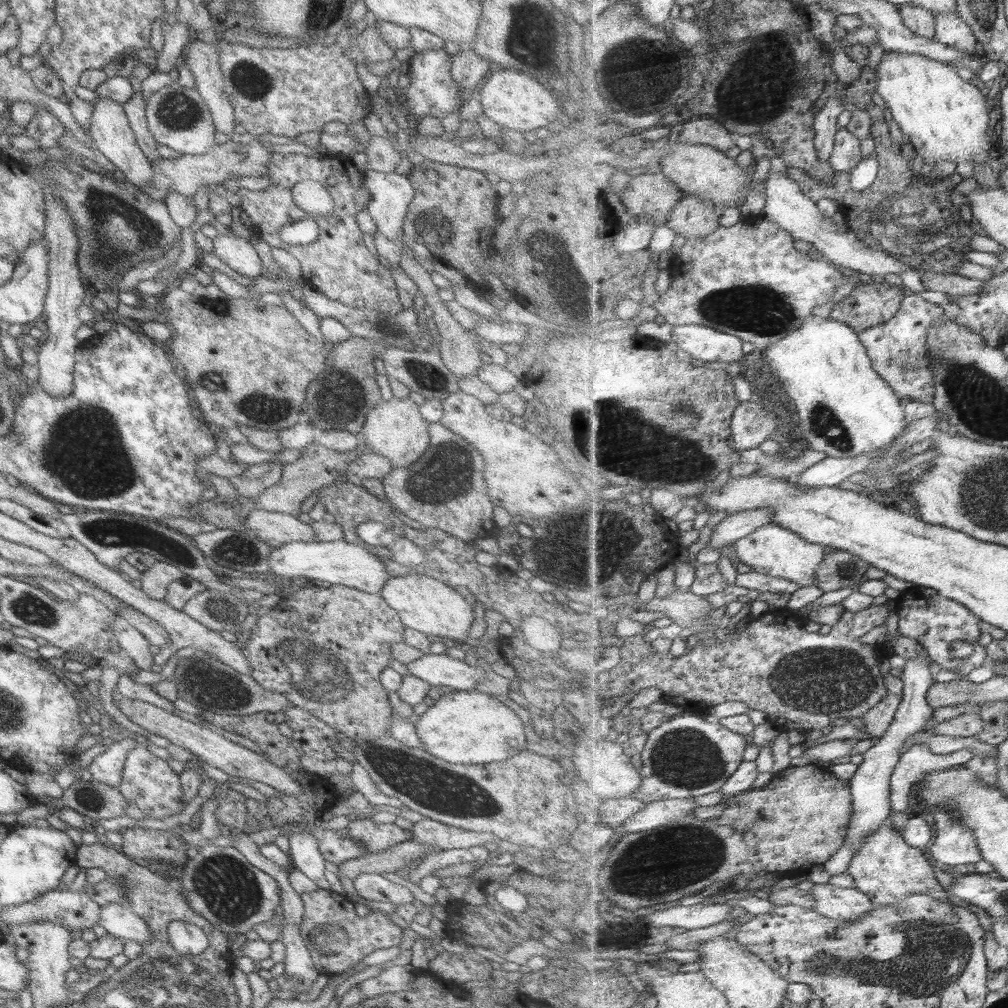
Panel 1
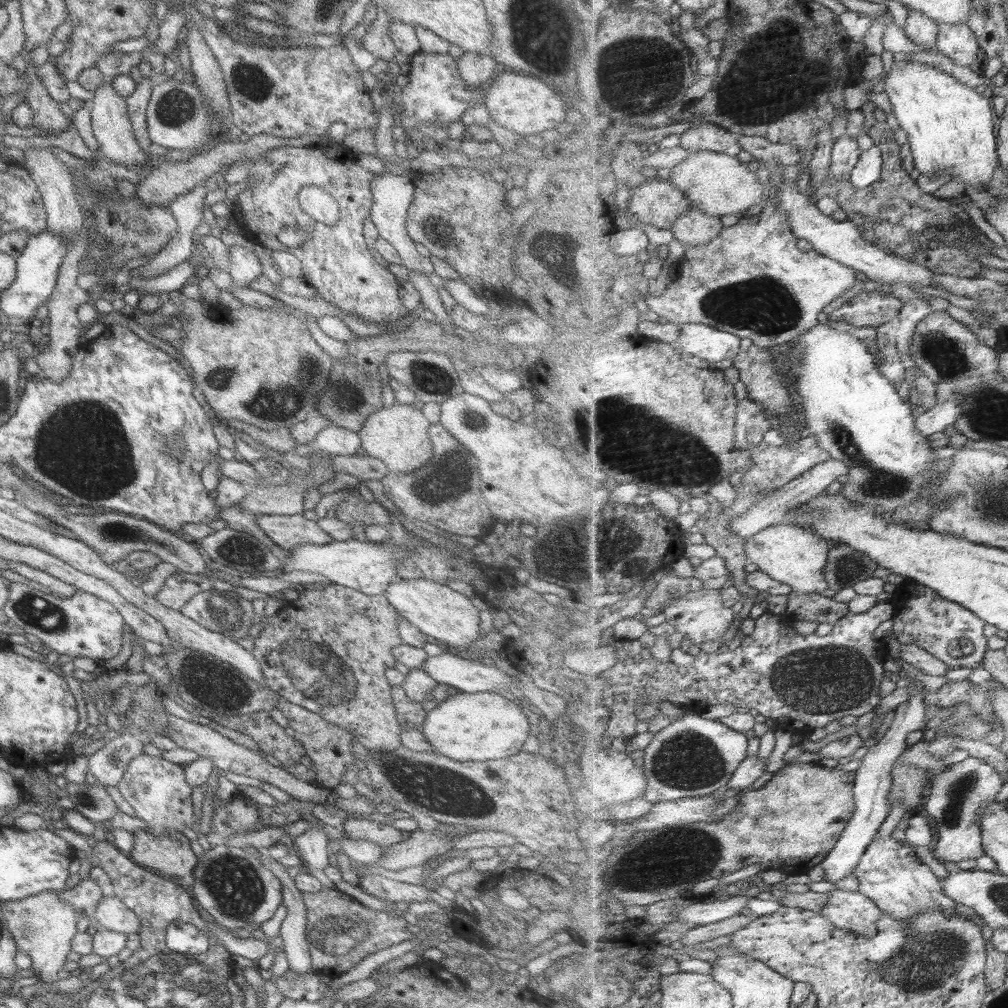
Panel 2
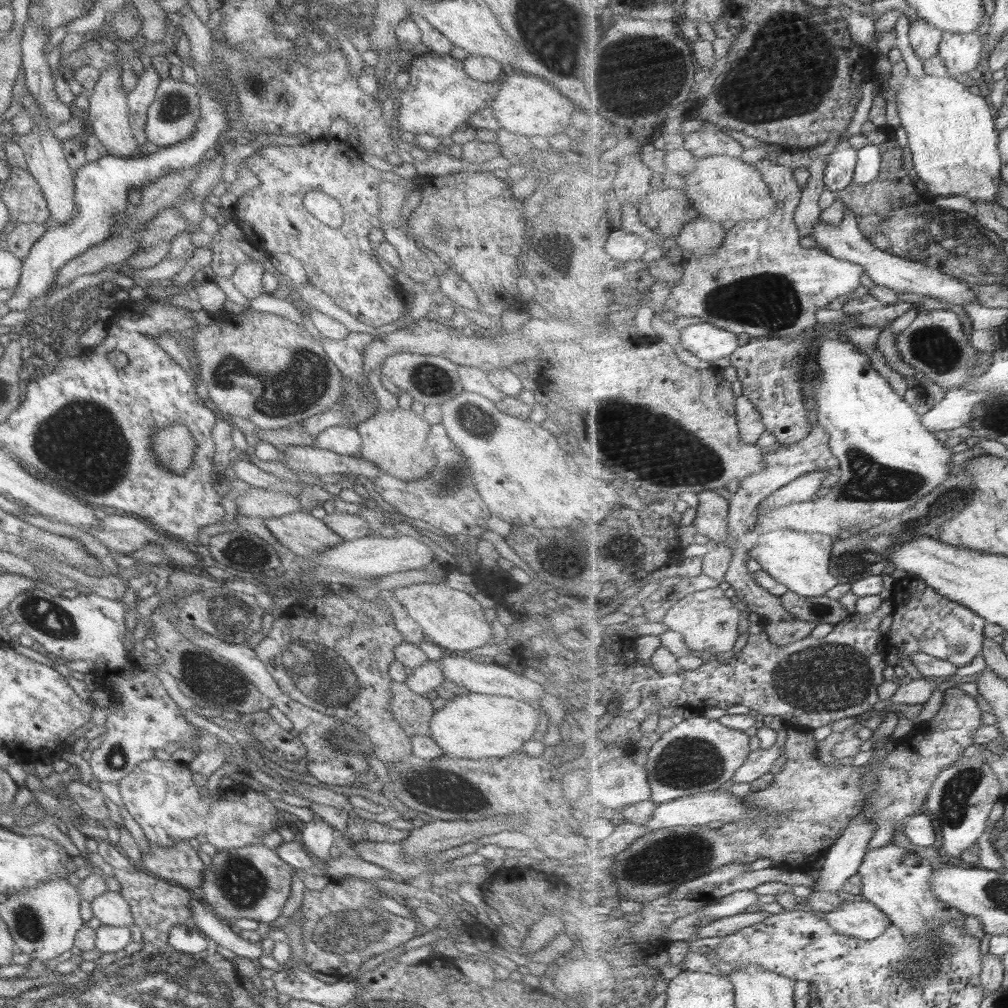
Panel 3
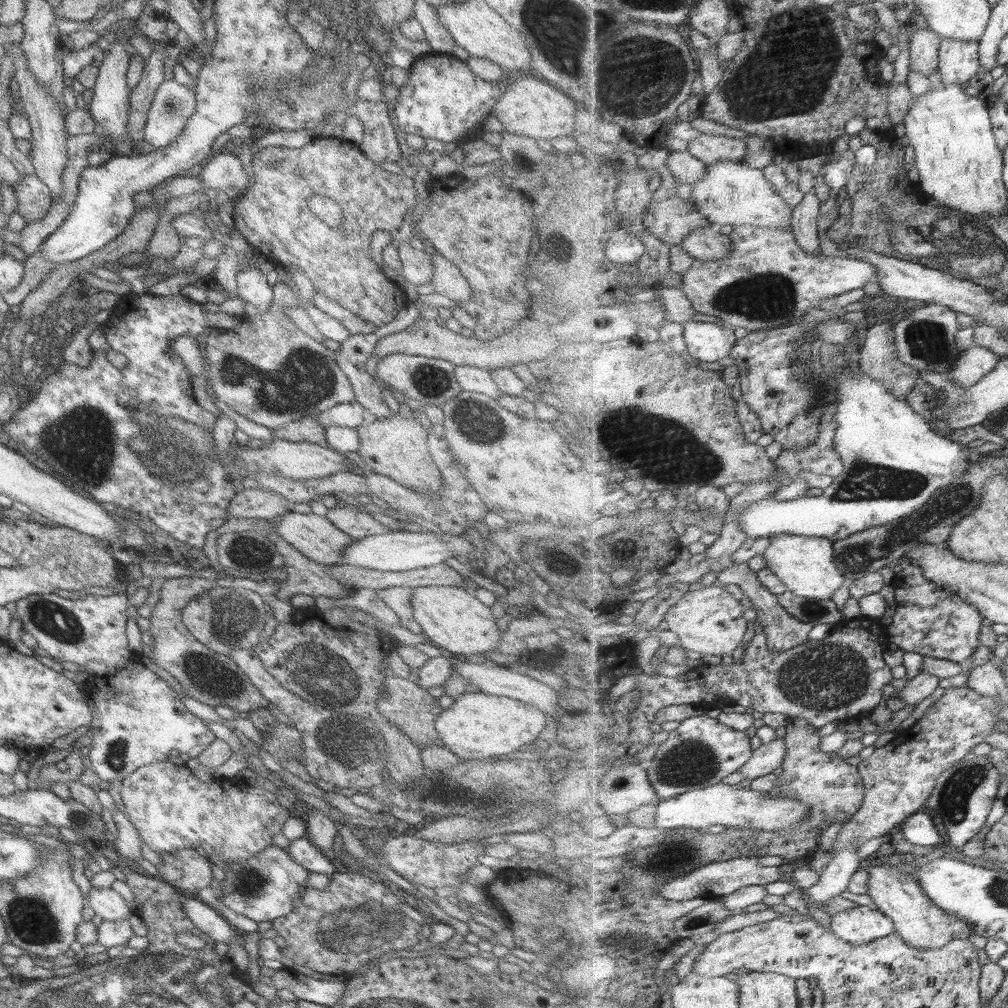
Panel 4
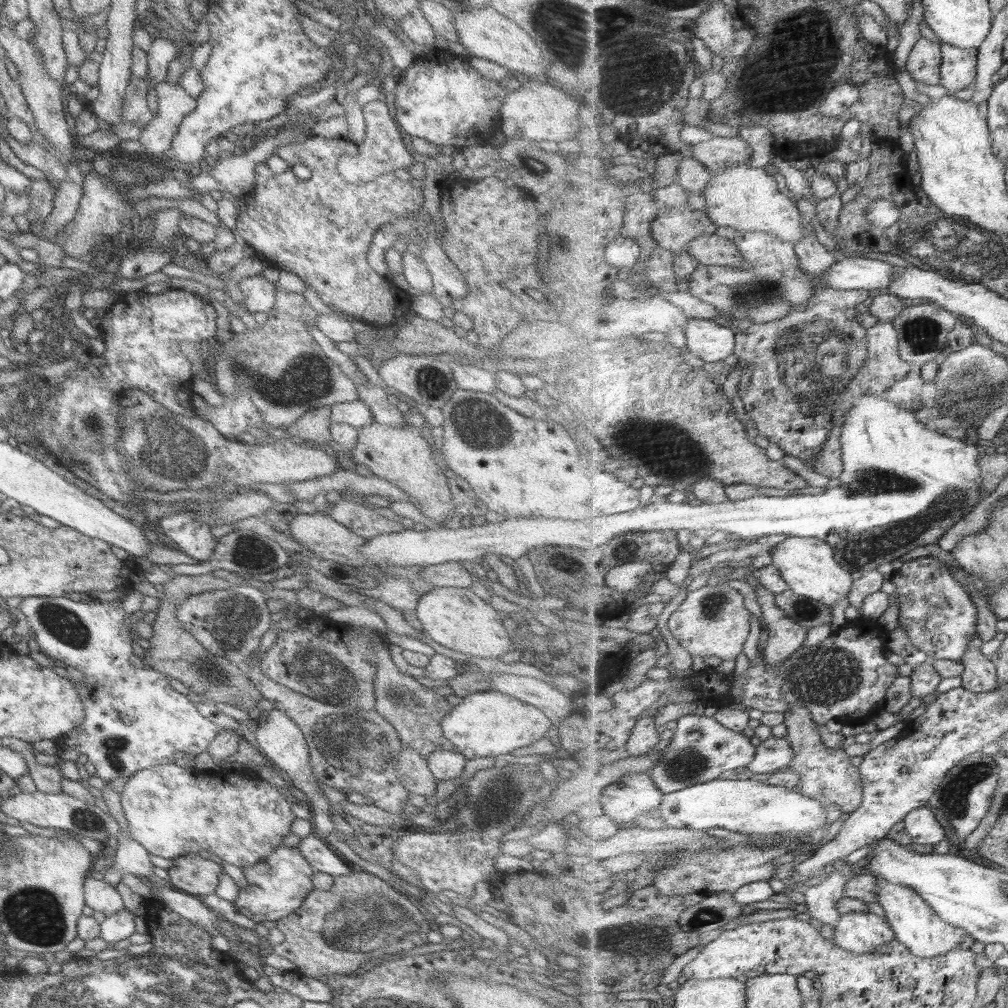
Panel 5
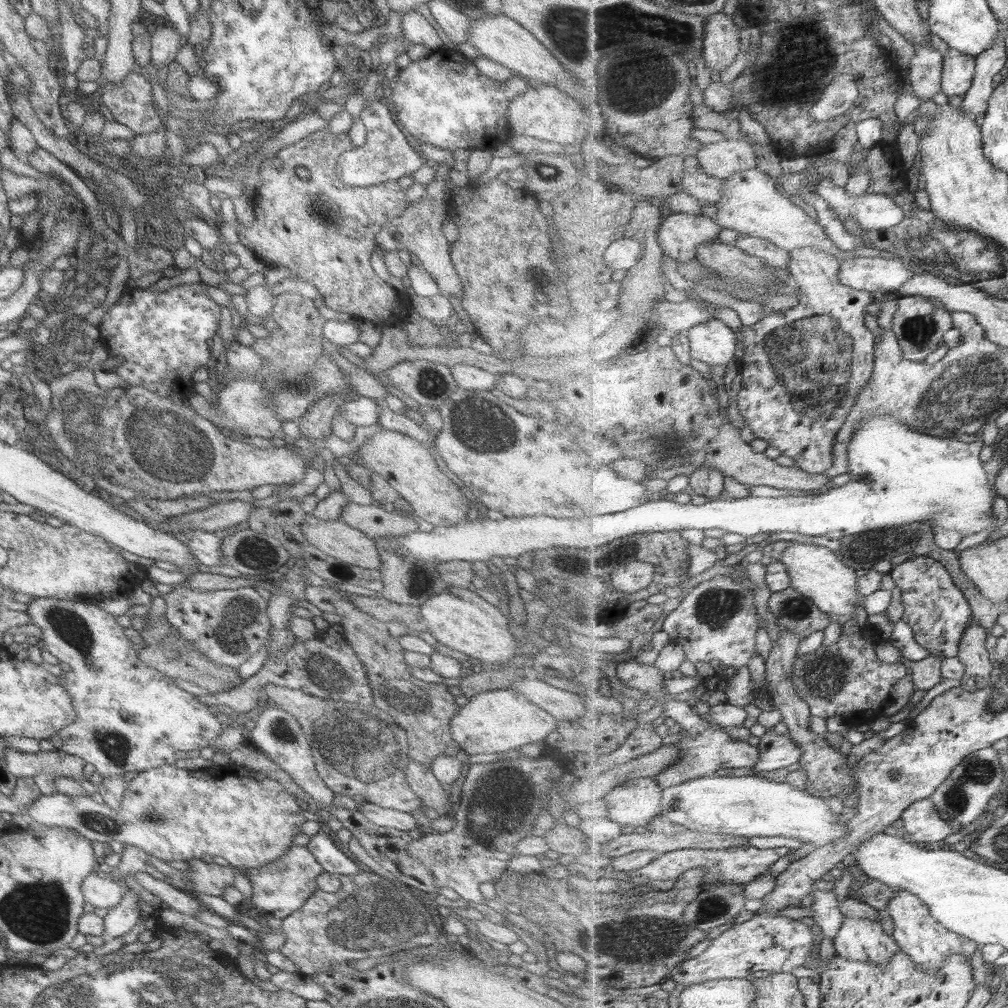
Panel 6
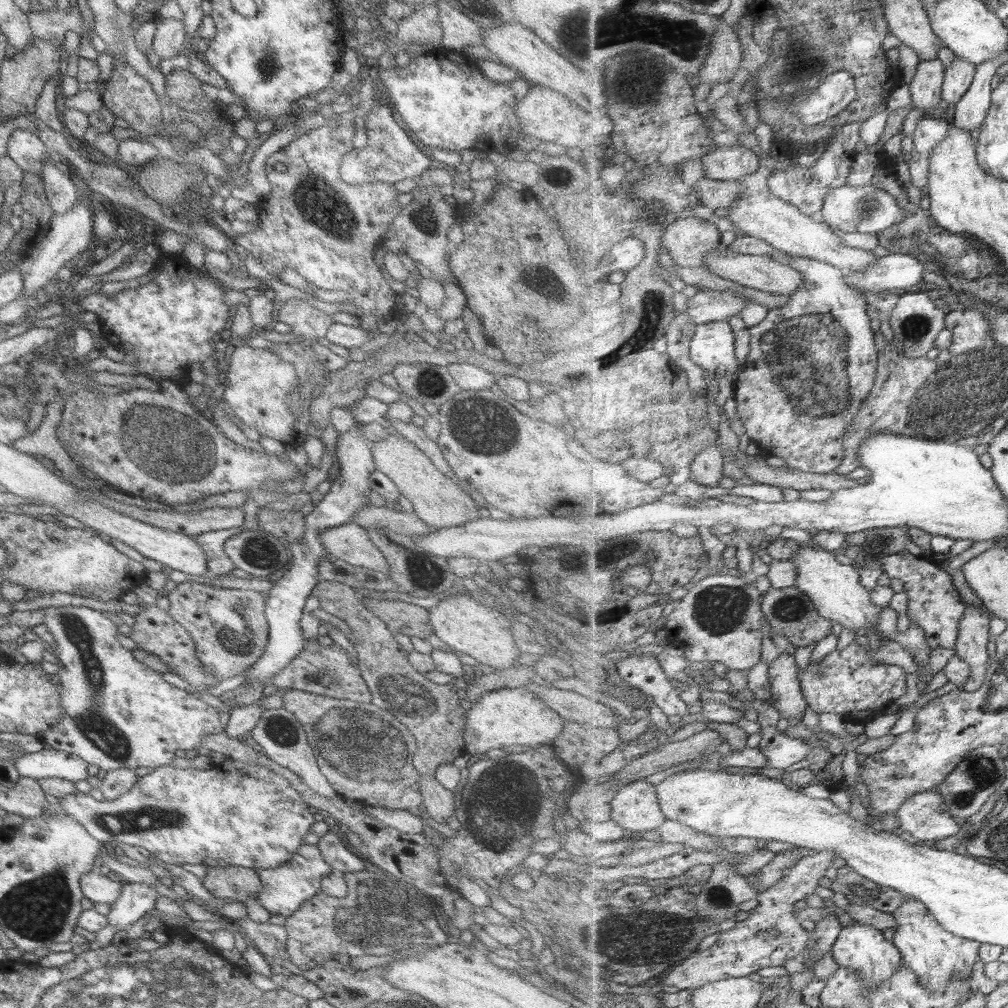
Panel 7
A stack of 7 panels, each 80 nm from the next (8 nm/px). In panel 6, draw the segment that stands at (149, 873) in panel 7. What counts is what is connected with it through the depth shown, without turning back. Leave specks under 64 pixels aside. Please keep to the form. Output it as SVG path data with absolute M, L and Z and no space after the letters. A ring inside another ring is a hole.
M131 873L129 876L143 890L153 894L153 896L156 896L165 903L166 908L192 917L202 909L202 906L197 903L197 900L193 896L173 888L173 886L164 880L157 880L147 873Z

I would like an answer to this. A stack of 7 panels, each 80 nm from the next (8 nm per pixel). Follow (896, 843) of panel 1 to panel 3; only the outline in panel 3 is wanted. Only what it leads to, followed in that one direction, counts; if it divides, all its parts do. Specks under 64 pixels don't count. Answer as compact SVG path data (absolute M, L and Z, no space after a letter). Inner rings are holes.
M889 842L889 844L869 851L864 856L859 874L863 877L863 893L862 896L868 902L871 902L877 906L882 912L885 912L886 916L889 916L892 924L898 926L900 931L907 938L916 938L920 936L926 928L936 928L936 926L942 926L942 924L949 924L956 922L963 926L963 914L957 910L949 910L948 904L943 901L939 901L932 890L932 874L933 866L927 864L926 860L919 859L919 857L911 851L899 848L895 844Z

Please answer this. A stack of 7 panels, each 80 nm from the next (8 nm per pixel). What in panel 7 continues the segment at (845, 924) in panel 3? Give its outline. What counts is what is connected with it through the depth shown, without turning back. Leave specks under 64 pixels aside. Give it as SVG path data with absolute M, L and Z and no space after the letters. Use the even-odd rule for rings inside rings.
M856 921L842 929L831 952L832 957L839 966L858 970L860 978L868 986L884 982L884 980L899 972L899 969L902 967L902 952L896 947L896 944L885 940L885 936L883 936L883 932L880 929Z

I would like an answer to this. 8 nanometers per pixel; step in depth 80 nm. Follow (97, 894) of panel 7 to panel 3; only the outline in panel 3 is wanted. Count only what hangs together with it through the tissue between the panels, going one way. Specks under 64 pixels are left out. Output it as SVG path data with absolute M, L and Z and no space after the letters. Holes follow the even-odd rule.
M103 892L95 896L90 905L92 918L97 918L101 925L128 927L133 924L129 908L117 892Z

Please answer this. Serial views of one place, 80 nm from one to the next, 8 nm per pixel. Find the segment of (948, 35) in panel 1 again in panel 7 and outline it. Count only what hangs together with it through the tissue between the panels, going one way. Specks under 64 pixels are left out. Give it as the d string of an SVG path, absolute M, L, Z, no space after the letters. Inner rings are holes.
M956 56L951 65L946 68L942 98L947 102L956 105L967 94L972 87L976 76L976 66Z

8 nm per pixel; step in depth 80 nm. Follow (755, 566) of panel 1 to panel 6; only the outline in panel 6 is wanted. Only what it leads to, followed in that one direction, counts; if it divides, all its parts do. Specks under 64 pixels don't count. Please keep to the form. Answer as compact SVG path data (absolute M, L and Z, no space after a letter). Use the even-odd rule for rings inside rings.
M792 542L781 554L779 562L787 566L791 575L792 587L812 599L818 607L832 618L838 616L855 616L857 606L864 604L864 598L857 590L857 574L851 566L841 562L835 551L825 546Z

